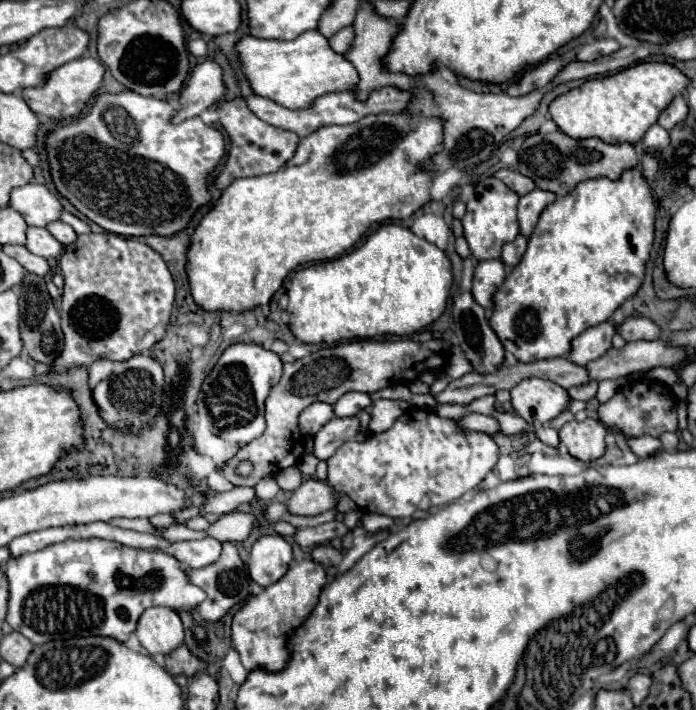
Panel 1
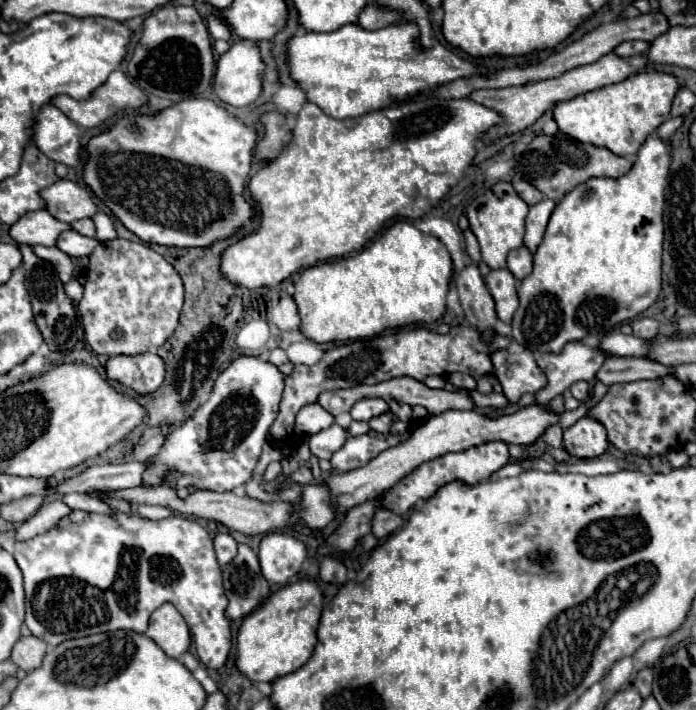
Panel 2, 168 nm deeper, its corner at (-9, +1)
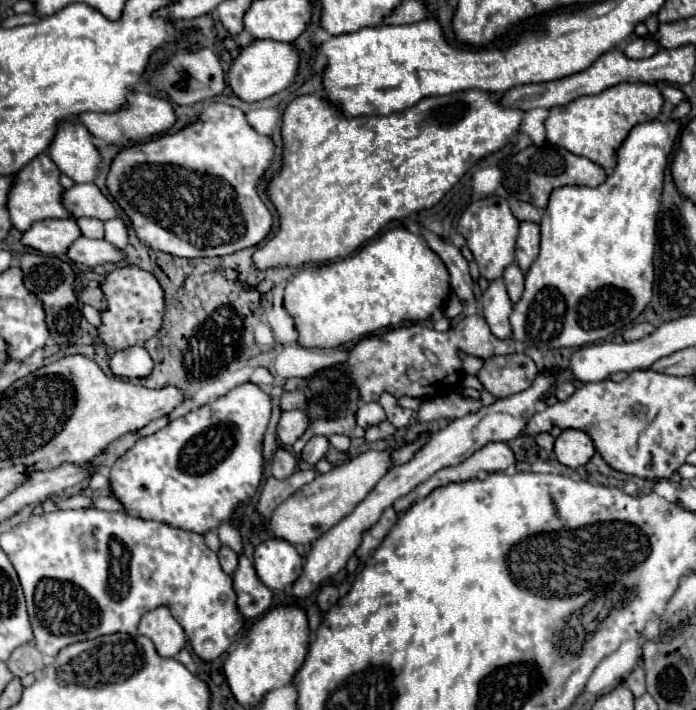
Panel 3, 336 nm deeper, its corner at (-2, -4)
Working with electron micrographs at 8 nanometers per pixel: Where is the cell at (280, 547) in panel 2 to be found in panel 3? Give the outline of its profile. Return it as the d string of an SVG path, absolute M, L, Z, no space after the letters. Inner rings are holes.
M266 539L254 551L254 569L260 581L276 591L292 585L302 571L302 557L296 547L282 539Z

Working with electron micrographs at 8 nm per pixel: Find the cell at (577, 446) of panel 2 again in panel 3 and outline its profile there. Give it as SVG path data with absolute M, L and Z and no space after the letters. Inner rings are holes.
M564 429L554 443L556 459L570 469L584 467L592 459L594 451L596 449L590 435L580 429Z

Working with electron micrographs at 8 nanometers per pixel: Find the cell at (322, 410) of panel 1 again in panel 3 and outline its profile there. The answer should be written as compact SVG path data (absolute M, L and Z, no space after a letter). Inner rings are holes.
M300 409L284 411L278 423L278 439L284 447L292 447L294 441L302 437L308 427L310 427L310 419L306 417L306 413L302 413Z

